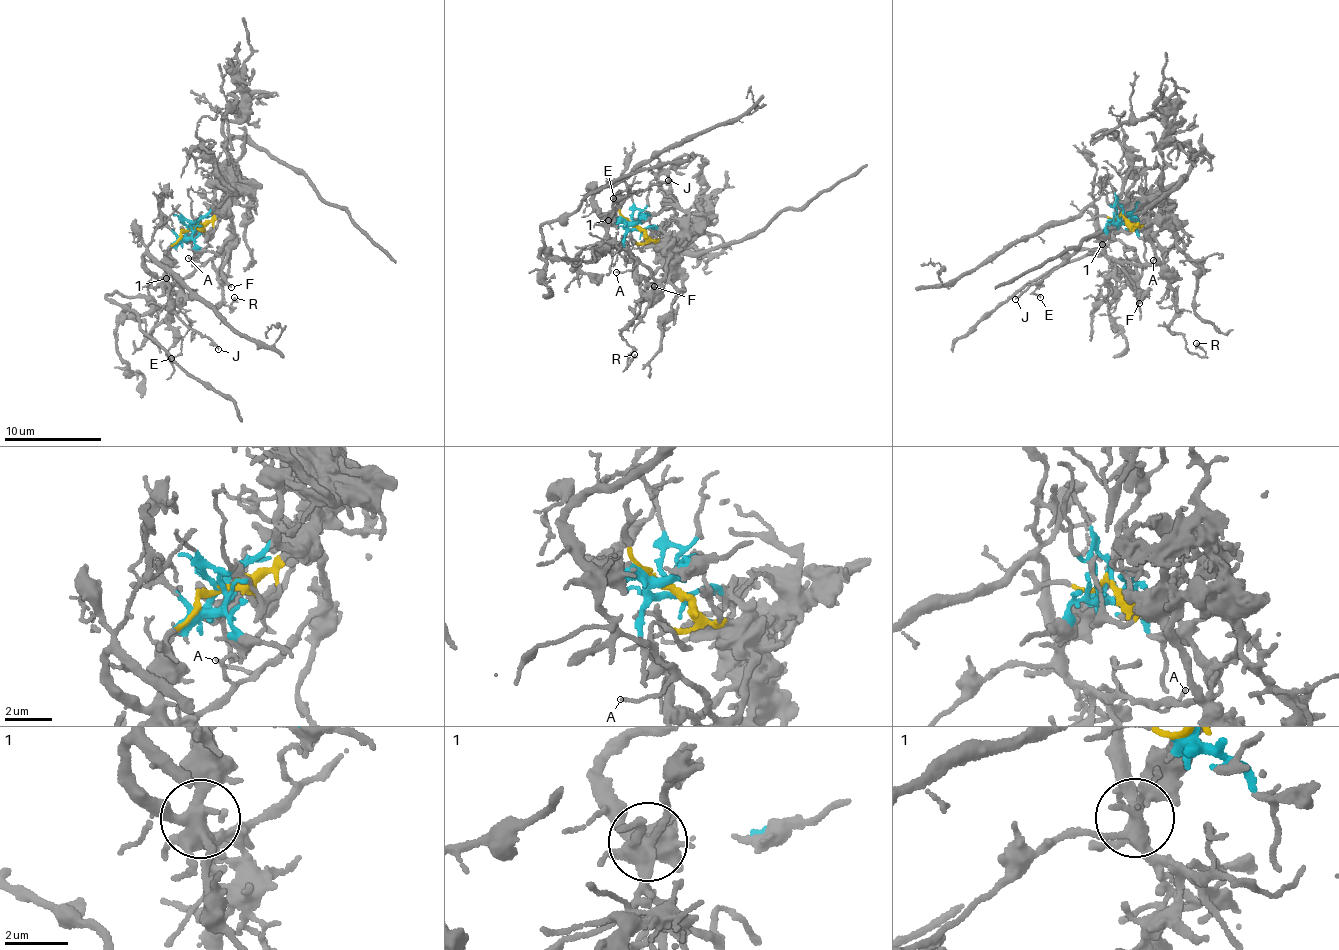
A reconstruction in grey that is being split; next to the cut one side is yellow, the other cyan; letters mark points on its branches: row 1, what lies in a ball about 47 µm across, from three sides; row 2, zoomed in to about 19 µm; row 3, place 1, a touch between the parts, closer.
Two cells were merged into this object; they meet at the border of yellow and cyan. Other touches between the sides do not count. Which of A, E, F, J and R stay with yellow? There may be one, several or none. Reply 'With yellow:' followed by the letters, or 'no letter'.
With yellow: A, F, R

